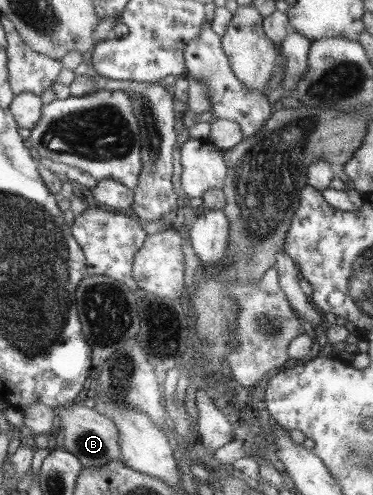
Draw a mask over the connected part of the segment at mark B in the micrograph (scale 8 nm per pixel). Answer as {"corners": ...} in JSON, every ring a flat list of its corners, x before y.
{"corners":[[76,401,73,404,54,409,64,431,64,449,74,455,83,467,100,467,119,460,121,453,118,447,118,431,107,415,100,415]]}

